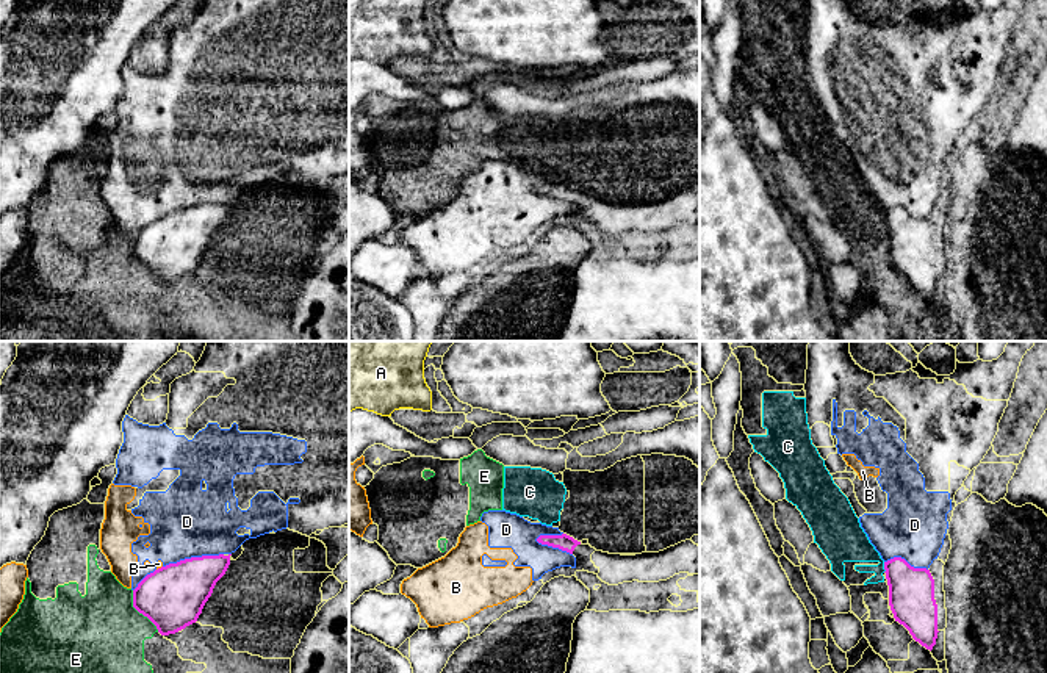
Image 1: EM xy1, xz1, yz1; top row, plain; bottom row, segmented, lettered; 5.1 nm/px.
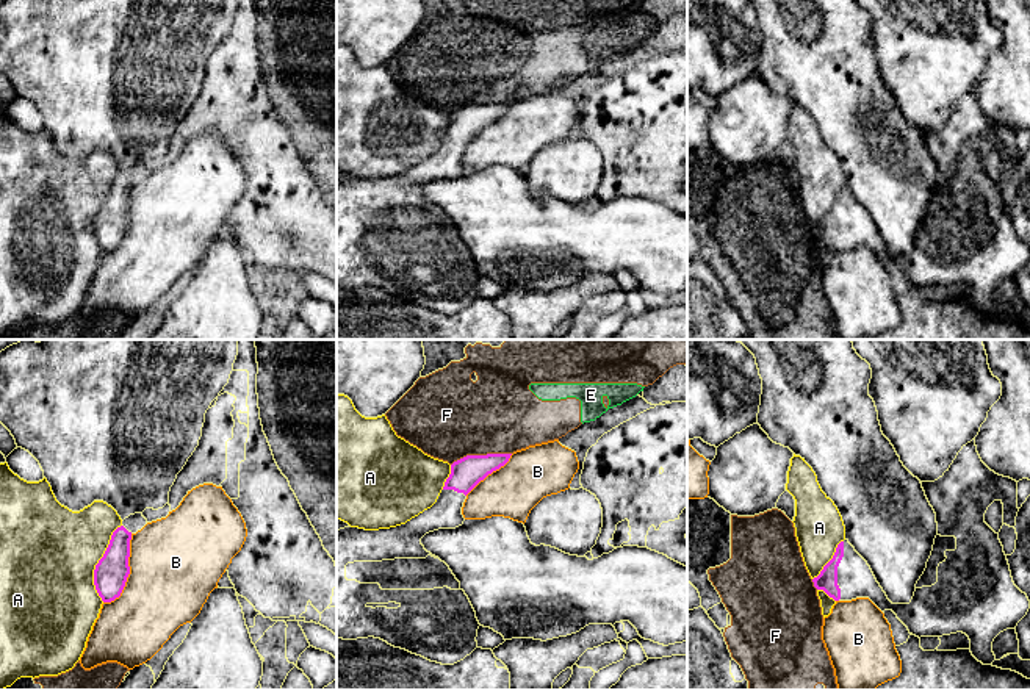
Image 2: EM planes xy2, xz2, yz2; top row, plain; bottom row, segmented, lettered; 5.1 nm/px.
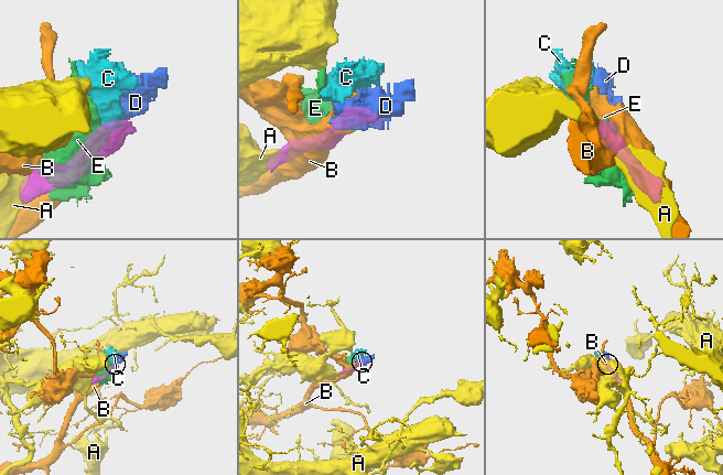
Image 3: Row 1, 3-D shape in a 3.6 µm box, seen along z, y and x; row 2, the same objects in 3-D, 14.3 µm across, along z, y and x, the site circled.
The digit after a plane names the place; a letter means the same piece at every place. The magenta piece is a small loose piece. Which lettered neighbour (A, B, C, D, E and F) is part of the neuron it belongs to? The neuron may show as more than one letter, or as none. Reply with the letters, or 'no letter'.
no letter

